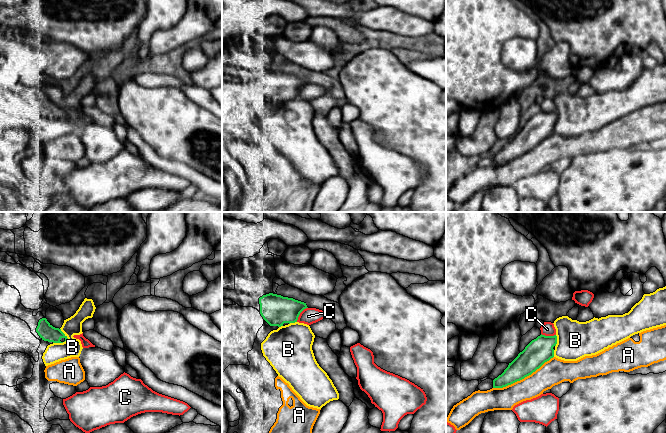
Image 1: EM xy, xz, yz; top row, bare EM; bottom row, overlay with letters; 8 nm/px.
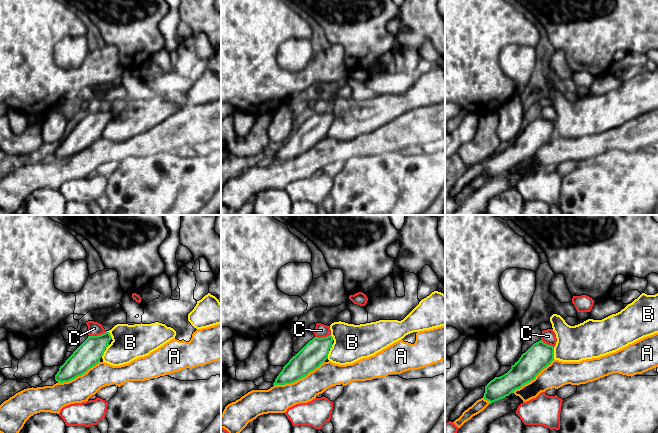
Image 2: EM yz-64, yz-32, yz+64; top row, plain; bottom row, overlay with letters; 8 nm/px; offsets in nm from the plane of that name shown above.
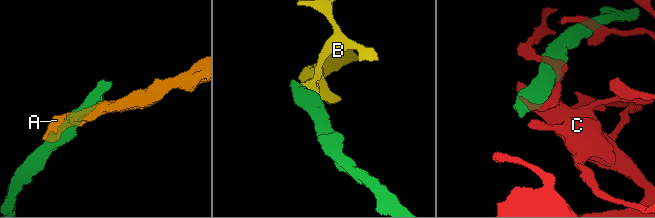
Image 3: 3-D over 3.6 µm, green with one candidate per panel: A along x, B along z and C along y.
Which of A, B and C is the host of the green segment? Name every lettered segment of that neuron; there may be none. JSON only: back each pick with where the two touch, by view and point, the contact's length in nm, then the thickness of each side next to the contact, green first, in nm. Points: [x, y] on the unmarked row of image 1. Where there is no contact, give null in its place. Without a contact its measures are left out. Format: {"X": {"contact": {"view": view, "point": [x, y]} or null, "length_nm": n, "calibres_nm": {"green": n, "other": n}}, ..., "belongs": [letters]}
{"belongs": []}

